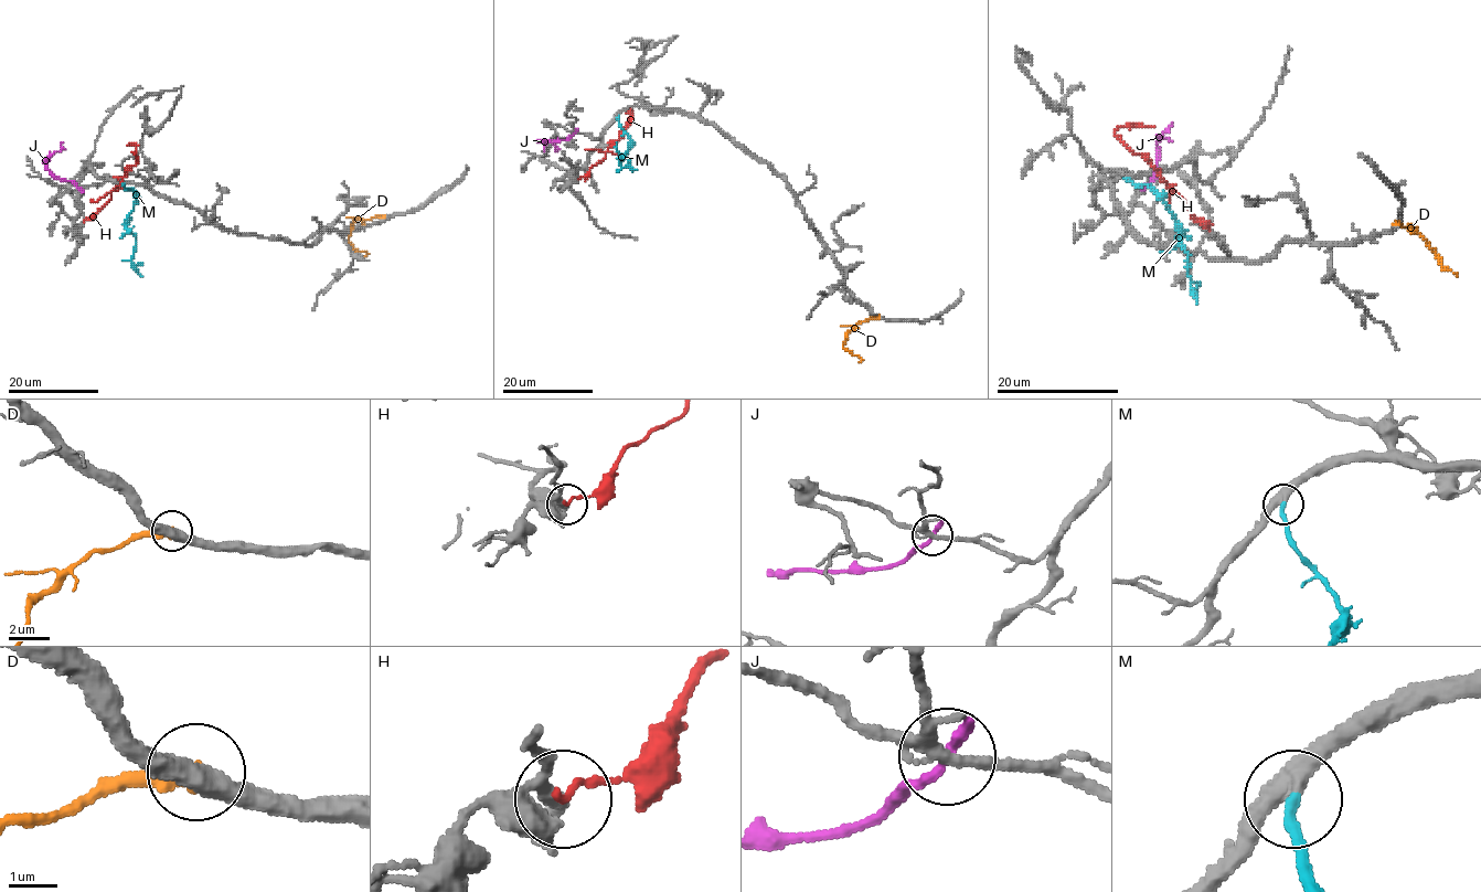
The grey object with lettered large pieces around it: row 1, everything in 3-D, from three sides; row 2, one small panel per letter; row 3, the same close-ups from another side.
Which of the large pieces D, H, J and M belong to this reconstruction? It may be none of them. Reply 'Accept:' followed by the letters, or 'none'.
Accept: M

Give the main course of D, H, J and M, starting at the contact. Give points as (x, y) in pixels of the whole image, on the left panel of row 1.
D: (384, 218), (353, 221), (348, 242), (355, 250), (364, 251), (364, 256)
H: (84, 221), (110, 198), (125, 172), (137, 162), (136, 146), (127, 145)
J: (81, 189), (56, 178), (44, 163), (62, 149), (63, 144)
M: (124, 182), (136, 195), (126, 226), (136, 243), (131, 264), (142, 277)

